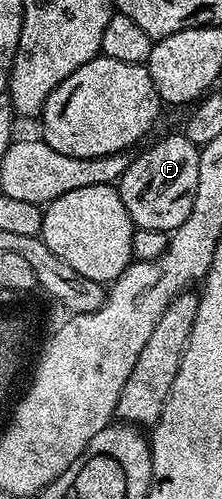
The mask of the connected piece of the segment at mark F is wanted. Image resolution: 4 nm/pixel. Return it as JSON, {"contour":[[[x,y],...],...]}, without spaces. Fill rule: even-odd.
{"contour":[[[176,131],[154,142],[141,157],[133,156],[129,160],[128,170],[120,177],[118,188],[122,203],[132,216],[133,226],[168,233],[186,223],[198,191],[199,158],[198,146],[183,132]]]}

